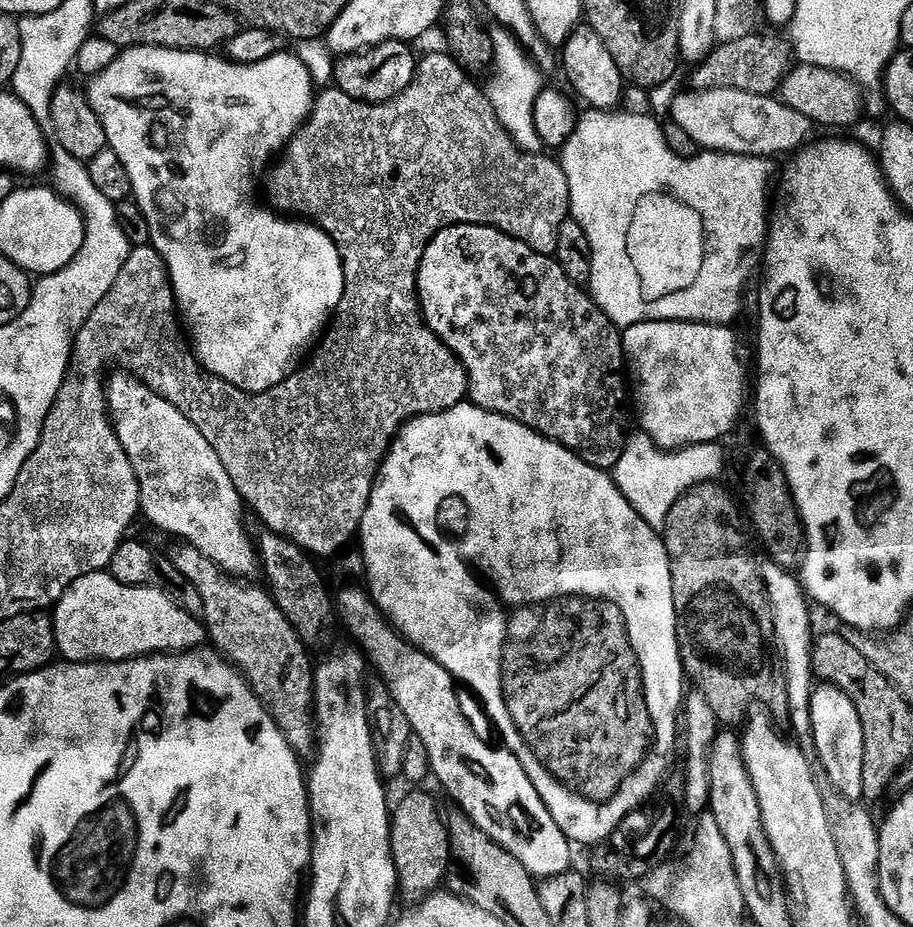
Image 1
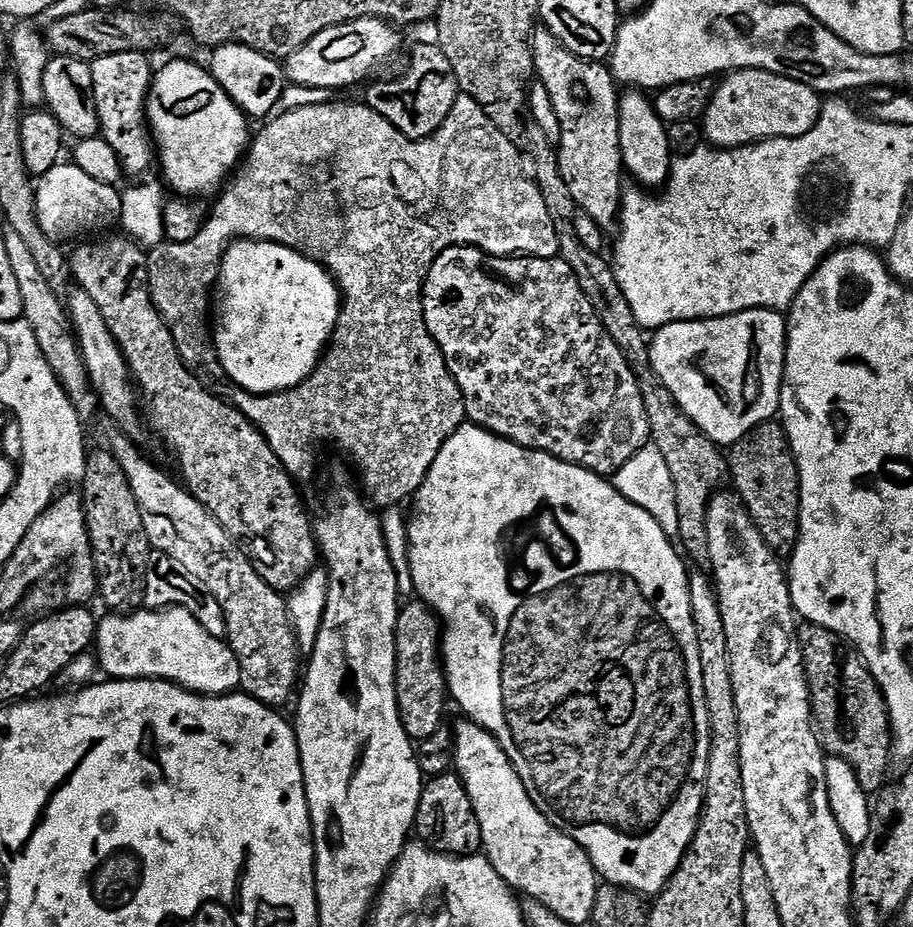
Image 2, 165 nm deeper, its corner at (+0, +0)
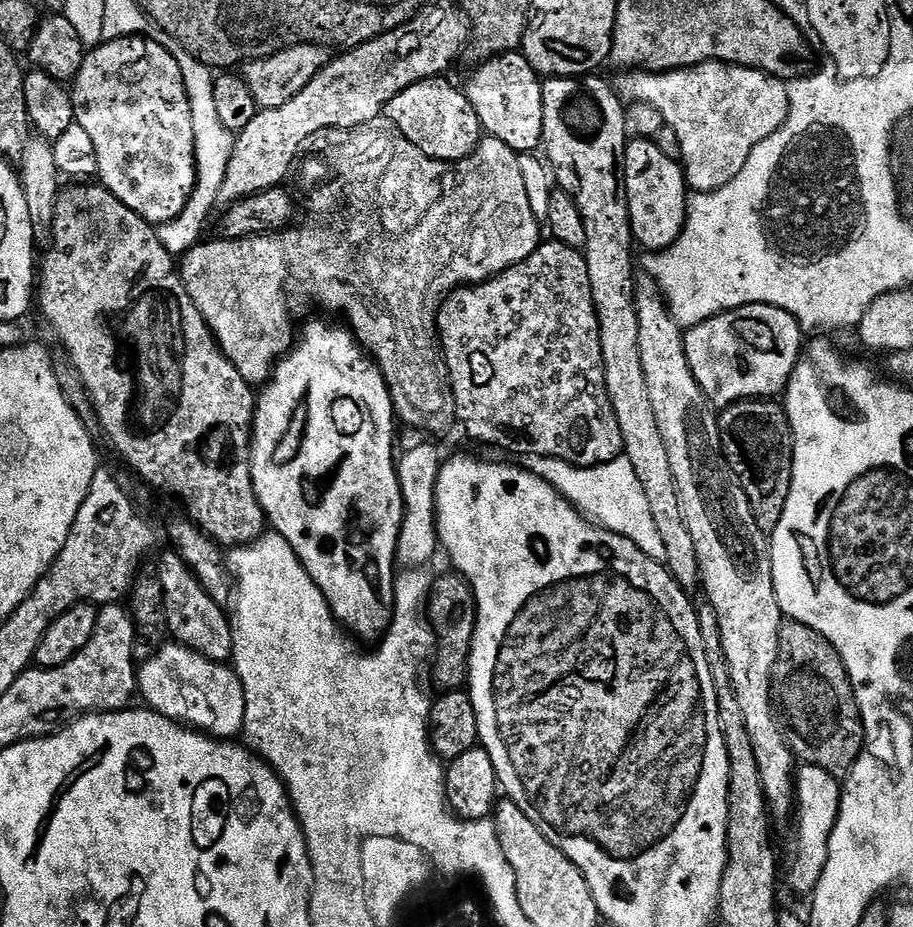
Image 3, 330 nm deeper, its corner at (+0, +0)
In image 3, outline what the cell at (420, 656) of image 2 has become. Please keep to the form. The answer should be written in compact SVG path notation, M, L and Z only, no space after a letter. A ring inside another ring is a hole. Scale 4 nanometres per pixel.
M459 574L437 575L427 600L426 617L436 633L436 653L430 676L444 690L460 690L468 683L468 659L476 629L476 599L468 581Z

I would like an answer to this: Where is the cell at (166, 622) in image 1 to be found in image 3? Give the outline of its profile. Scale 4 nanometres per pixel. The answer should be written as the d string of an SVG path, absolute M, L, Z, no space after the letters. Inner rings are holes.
M166 642L153 652L156 653L145 664L143 661L138 668L138 692L141 697L144 695L143 703L147 707L178 724L199 730L218 740L232 740L243 733L244 719L246 718L246 698L235 667L206 658L202 654L190 650L184 644L175 642Z

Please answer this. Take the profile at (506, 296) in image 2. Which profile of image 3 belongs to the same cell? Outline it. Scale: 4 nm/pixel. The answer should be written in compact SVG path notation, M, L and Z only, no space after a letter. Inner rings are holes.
M555 242L541 243L540 247L520 264L507 268L491 280L475 286L459 287L444 297L443 304L436 316L438 329L438 347L442 353L444 367L452 386L452 397L456 399L456 415L459 423L464 423L468 436L480 444L489 444L492 448L501 448L504 452L517 452L520 456L536 456L545 460L561 460L575 468L593 468L616 460L624 451L622 430L618 418L612 409L612 403L604 381L604 363L602 362L602 342L598 330L598 314L592 301L590 270L586 270L583 251Z

